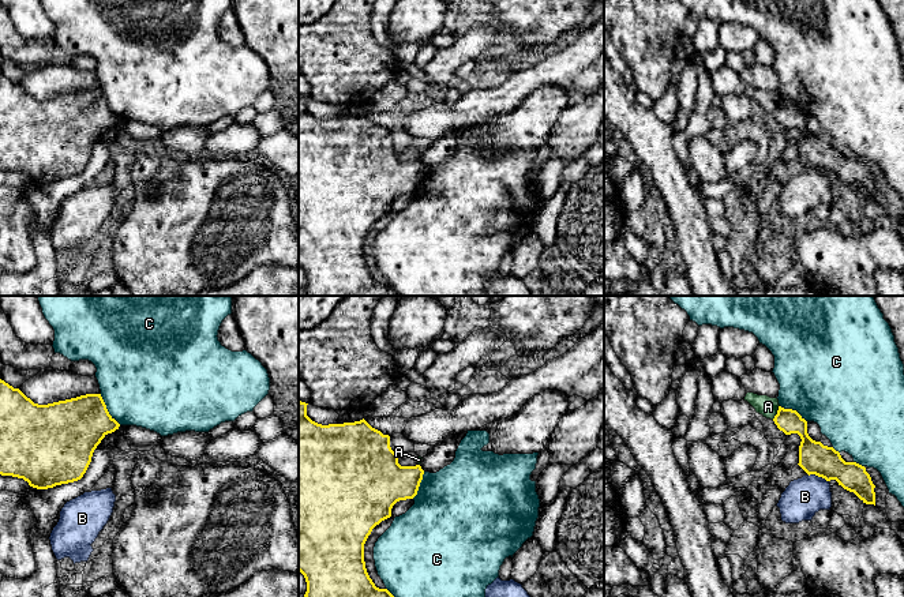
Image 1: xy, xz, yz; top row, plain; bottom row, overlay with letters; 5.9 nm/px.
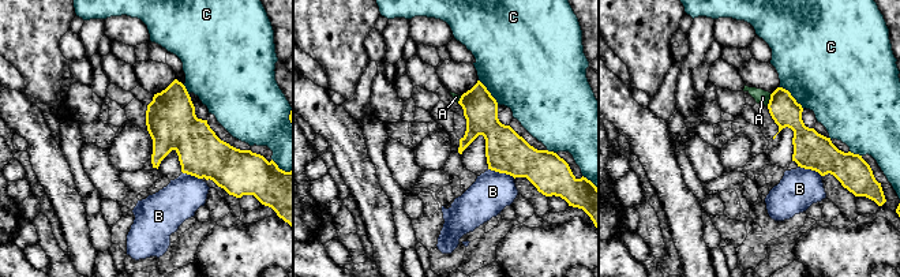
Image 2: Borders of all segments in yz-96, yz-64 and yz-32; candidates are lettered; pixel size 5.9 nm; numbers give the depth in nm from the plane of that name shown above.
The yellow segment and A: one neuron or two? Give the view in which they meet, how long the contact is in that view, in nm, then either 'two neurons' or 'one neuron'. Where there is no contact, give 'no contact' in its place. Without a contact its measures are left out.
yz | 100 nm | two neurons

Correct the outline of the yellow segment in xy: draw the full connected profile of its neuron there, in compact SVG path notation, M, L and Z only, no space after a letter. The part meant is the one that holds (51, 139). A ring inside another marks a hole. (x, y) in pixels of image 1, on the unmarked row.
M0 74L0 169L48 184L78 176L101 135L119 124L101 89L34 98Z

